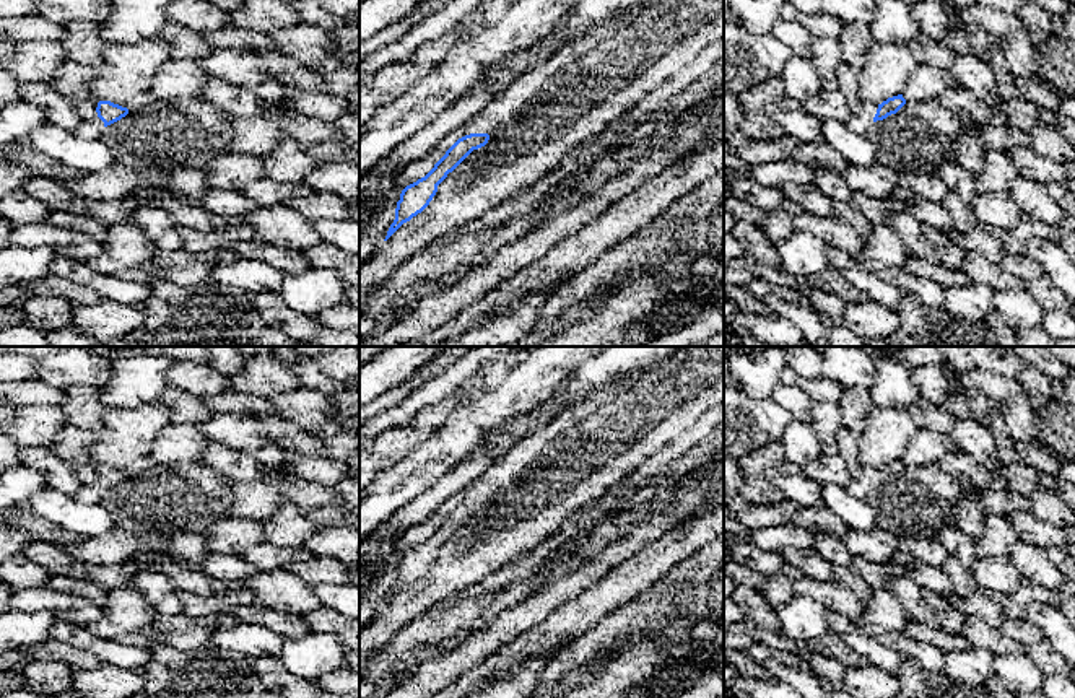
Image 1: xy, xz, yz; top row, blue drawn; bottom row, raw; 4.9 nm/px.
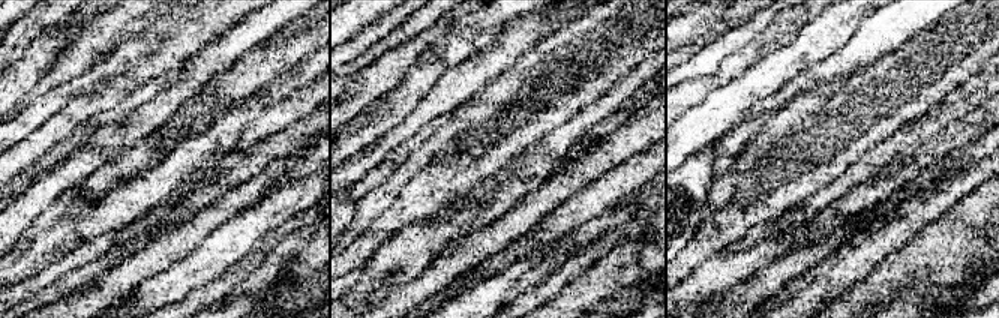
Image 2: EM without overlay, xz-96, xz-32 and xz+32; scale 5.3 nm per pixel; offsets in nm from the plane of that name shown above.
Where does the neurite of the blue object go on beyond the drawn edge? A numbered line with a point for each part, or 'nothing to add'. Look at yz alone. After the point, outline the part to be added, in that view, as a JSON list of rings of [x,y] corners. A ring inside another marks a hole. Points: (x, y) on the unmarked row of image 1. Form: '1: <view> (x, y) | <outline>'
1: yz (861, 485) | [[[864,467],[864,470],[852,477],[851,483],[846,486],[847,493],[855,498],[865,500],[865,496],[873,490],[873,482],[877,478],[878,469]]]

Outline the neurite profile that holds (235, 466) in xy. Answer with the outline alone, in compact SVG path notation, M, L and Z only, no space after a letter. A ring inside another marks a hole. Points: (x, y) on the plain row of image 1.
M211 441L198 462L211 467L228 480L252 480L268 472L249 454L224 447Z

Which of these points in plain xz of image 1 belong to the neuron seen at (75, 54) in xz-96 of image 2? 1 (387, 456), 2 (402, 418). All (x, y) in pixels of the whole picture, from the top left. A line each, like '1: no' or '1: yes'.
1: yes
2: no

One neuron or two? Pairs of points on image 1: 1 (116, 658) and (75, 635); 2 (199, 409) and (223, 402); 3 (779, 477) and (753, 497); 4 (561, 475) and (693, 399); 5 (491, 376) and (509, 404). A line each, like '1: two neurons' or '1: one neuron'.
1: one neuron
2: two neurons
3: two neurons
4: one neuron
5: two neurons

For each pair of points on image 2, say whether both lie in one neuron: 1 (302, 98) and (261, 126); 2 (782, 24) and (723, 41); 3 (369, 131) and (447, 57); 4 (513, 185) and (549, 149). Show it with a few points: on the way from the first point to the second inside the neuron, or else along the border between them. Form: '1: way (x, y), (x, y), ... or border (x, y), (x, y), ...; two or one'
1: way (291, 108), (272, 120); one
2: border (776, 15), (758, 35), (735, 50); two
3: way (387, 111), (428, 72); one
4: way (518, 174), (524, 174), (539, 159); one

